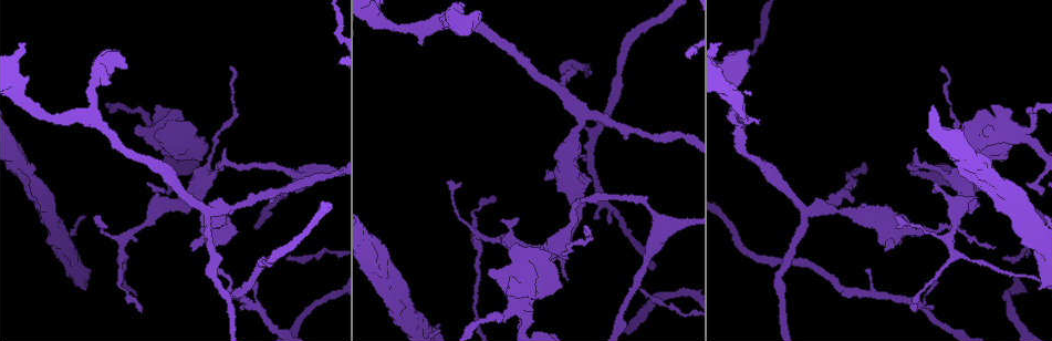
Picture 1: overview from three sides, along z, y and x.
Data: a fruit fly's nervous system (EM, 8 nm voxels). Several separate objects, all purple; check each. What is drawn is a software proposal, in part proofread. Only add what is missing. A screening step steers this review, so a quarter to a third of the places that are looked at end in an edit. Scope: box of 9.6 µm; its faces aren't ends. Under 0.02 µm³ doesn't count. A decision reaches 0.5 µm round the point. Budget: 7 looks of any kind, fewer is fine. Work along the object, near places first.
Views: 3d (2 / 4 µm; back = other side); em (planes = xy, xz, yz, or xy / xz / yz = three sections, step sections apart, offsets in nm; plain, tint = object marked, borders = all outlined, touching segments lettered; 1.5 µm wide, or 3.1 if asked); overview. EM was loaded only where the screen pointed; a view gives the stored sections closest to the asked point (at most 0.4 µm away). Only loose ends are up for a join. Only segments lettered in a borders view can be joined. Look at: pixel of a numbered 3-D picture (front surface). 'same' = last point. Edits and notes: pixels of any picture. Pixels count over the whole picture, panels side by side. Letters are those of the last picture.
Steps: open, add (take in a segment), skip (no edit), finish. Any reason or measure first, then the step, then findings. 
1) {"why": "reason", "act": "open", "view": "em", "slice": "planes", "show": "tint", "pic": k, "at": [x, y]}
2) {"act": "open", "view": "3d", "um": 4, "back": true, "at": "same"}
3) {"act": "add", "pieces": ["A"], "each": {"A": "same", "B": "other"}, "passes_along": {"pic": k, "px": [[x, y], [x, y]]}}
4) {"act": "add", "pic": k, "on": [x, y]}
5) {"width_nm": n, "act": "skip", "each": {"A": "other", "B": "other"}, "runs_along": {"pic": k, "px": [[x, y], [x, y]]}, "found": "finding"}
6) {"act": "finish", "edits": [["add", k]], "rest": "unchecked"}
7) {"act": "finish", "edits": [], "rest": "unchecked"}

{"why": "thick end", "act": "open", "view": "em", "slice": "yz", "step": 4, "show": "borders", "pic": 1, "at": [491, 268]}

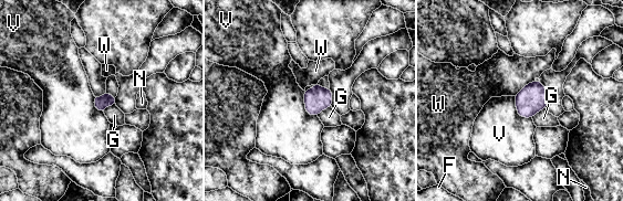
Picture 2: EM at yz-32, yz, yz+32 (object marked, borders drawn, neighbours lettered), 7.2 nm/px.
{"act": "skip", "each": {"F": "other", "G": "other", "N": "other", "V": "other", "W": "other"}, "border": {"pic": 2, "px": [[303, 91], [305, 112], [317, 116]]}, "found": "none of them fits"}

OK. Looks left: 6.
{"why": "an open end", "act": "open", "view": "em", "slice": "planes", "show": "borders", "pic": 1, "at": [868, 272]}

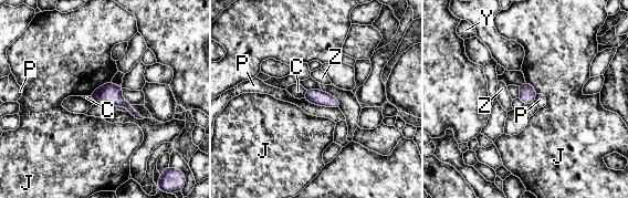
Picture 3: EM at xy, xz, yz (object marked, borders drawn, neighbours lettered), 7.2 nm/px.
{"act": "skip", "each": {"C": "other", "J": "other", "P": "other", "Y": "other", "Z": "other"}, "border": {"pic": 3, "px": [[303, 98], [317, 105], [338, 108]]}, "found": "none of them fits"}

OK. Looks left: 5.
{"why": "stops while still wide", "act": "open", "view": "3d", "um": 4, "back": true, "pic": 1, "at": [127, 67]}

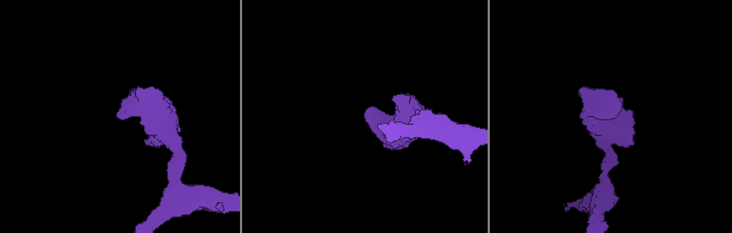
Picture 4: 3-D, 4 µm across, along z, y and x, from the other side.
{"act": "open", "view": "em", "slice": "yz", "step": 4, "show": "borders", "pic": 4, "at": [117, 113]}

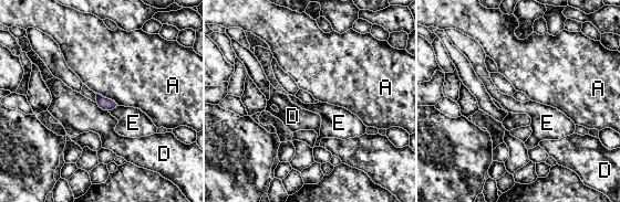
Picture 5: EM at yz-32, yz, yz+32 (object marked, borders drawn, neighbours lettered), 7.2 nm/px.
{"why": "cut it another way", "act": "open", "view": "em", "slice": "planes", "show": "borders", "at": "same"}

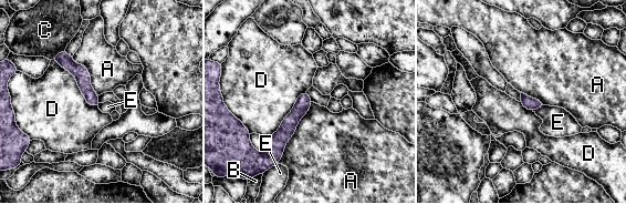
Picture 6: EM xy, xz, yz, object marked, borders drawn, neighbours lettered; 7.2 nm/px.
{"act": "skip", "each": {"A": "other", "B": "other", "C": "other", "D": "other", "E": "other"}, "border": {"pic": 6, "px": [[313, 102], [300, 120], [278, 162]]}, "found": "none of them fits"}

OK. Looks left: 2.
{"act": "finish", "edits": [], "rest": "unchecked"}

